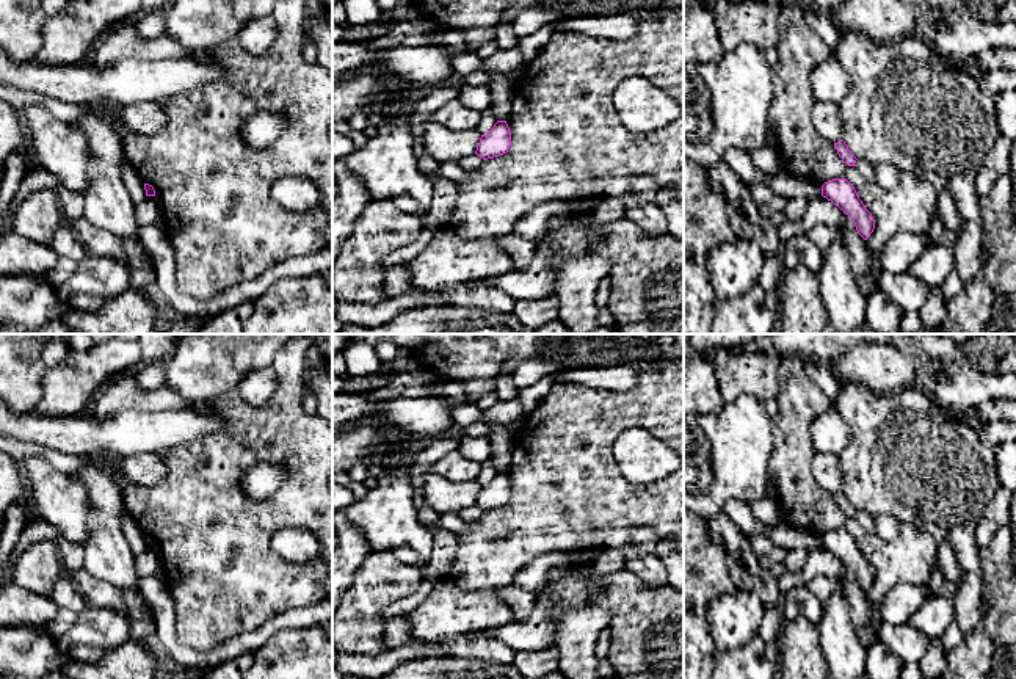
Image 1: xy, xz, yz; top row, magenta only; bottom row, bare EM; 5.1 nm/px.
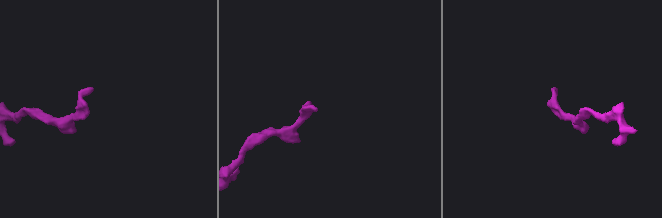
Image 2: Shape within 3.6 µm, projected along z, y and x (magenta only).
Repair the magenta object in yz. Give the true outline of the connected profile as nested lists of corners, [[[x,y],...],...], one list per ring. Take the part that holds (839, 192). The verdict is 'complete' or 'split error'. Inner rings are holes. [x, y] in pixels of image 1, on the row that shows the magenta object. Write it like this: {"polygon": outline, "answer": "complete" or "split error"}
{"polygon": [[[833,179],[822,185],[822,196],[848,215],[858,234],[867,240],[875,229],[875,220],[847,179]]], "answer": "complete"}

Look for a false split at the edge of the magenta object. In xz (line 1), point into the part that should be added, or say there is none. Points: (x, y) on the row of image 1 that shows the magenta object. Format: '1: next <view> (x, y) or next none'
1: next none

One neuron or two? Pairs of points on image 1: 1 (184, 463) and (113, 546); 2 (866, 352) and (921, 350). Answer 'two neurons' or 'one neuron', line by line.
1: two neurons
2: two neurons

